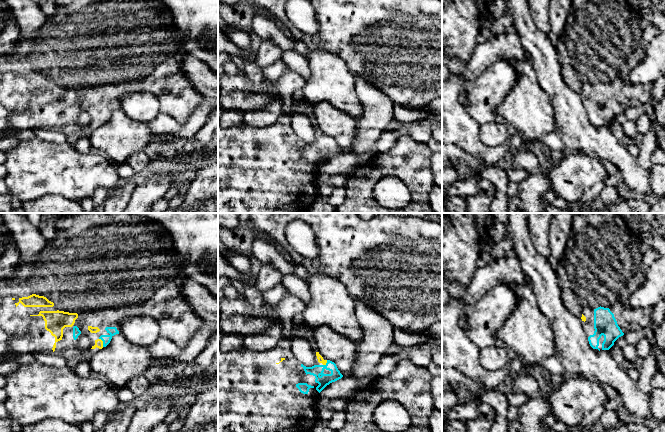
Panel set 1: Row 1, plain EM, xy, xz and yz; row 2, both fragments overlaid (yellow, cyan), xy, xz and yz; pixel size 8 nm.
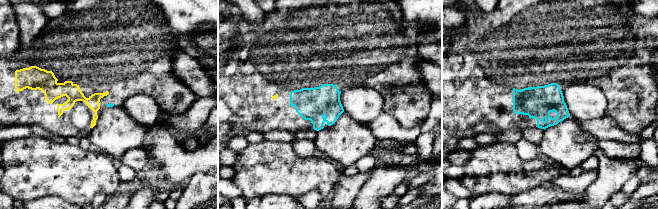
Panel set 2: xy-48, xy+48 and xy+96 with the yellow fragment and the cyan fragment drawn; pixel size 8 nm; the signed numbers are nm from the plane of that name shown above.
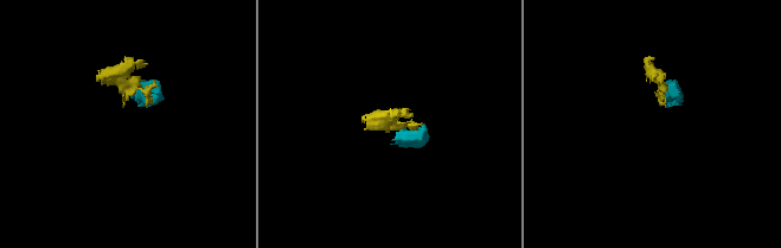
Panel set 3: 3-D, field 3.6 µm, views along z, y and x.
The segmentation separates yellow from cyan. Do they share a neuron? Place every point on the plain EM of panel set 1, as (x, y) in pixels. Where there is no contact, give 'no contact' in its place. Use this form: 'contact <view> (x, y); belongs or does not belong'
contact xy (102, 118); belongs

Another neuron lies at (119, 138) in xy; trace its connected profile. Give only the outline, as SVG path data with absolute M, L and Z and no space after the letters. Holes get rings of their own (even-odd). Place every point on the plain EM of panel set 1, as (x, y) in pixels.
M119 109L112 112L106 123L90 131L88 138L94 152L120 165L143 151L151 134L147 124L130 119Z

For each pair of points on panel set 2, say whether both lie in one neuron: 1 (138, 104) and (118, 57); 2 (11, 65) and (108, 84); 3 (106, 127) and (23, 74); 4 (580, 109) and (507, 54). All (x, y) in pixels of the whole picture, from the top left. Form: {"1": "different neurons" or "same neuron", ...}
{"1": "different neurons", "2": "same neuron", "3": "different neurons", "4": "different neurons"}

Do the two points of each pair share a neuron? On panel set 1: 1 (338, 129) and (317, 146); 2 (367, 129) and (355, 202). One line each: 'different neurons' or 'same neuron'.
1: different neurons
2: different neurons

